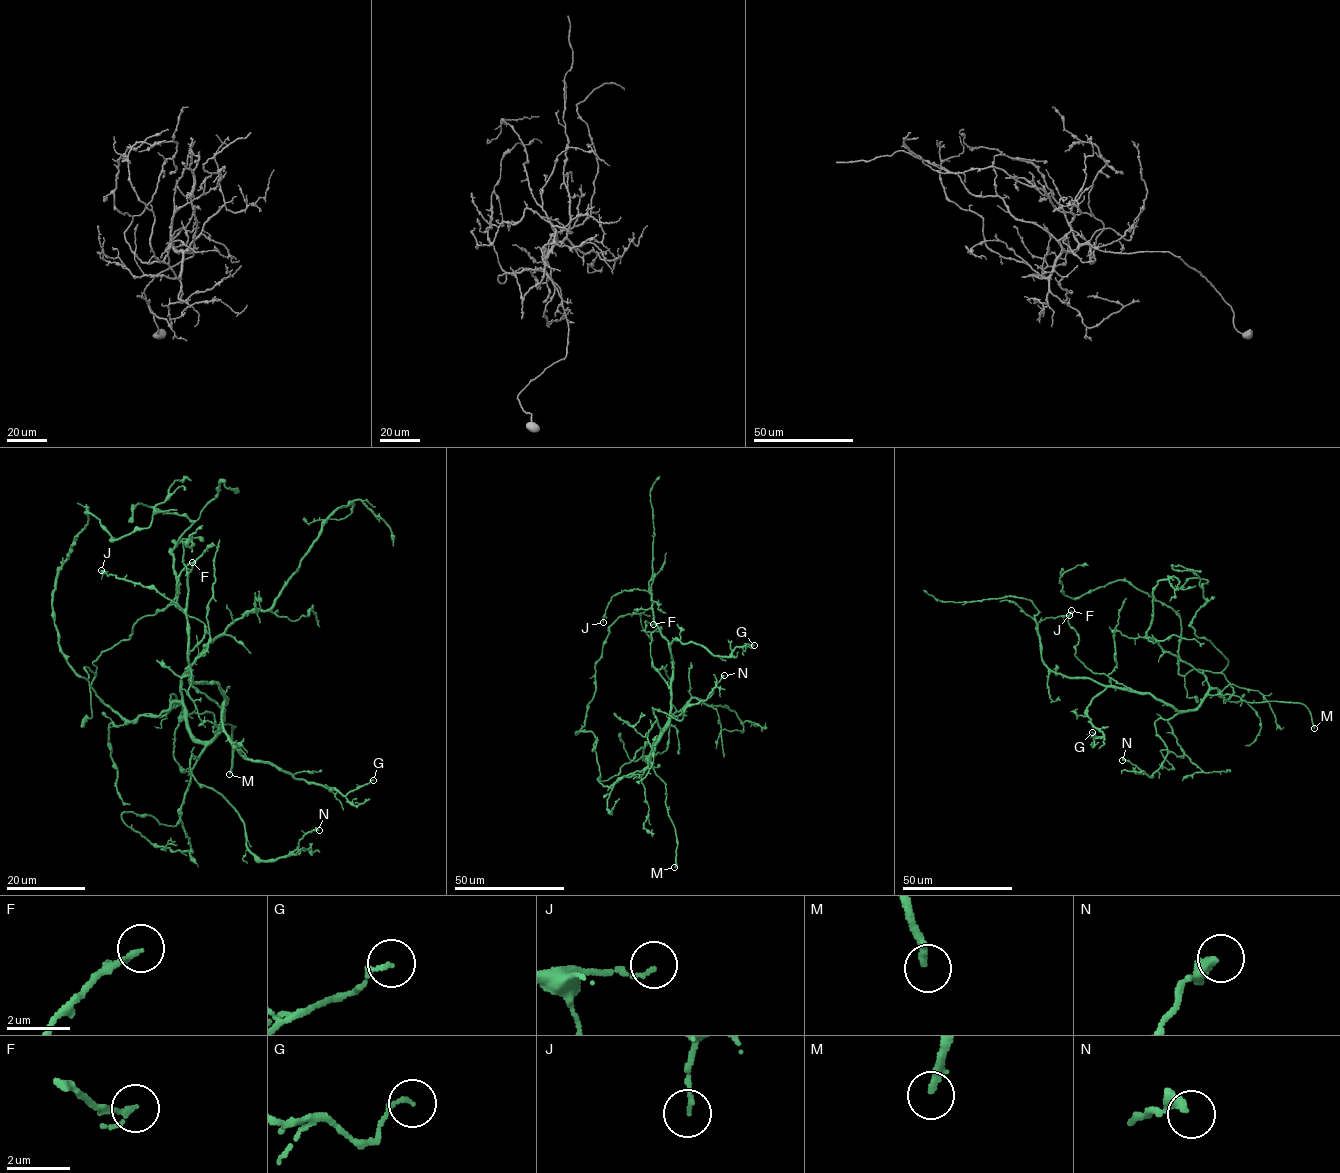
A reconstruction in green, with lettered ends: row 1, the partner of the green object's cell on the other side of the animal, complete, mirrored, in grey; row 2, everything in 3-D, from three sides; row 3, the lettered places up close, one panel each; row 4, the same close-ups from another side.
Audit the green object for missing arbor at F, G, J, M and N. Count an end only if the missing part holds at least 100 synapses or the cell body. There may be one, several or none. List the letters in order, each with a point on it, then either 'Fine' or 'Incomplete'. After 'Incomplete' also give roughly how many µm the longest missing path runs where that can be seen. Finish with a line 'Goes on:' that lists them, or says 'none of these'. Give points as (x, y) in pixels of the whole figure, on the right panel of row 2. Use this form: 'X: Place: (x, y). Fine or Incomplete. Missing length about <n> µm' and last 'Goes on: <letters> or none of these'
F: Place: (1071, 610). Fine
G: Place: (1092, 732). Fine
J: Place: (1069, 615). Fine
M: Place: (1314, 728). Incomplete. Missing length about 90 µm
N: Place: (1122, 760). Fine
Goes on: M

